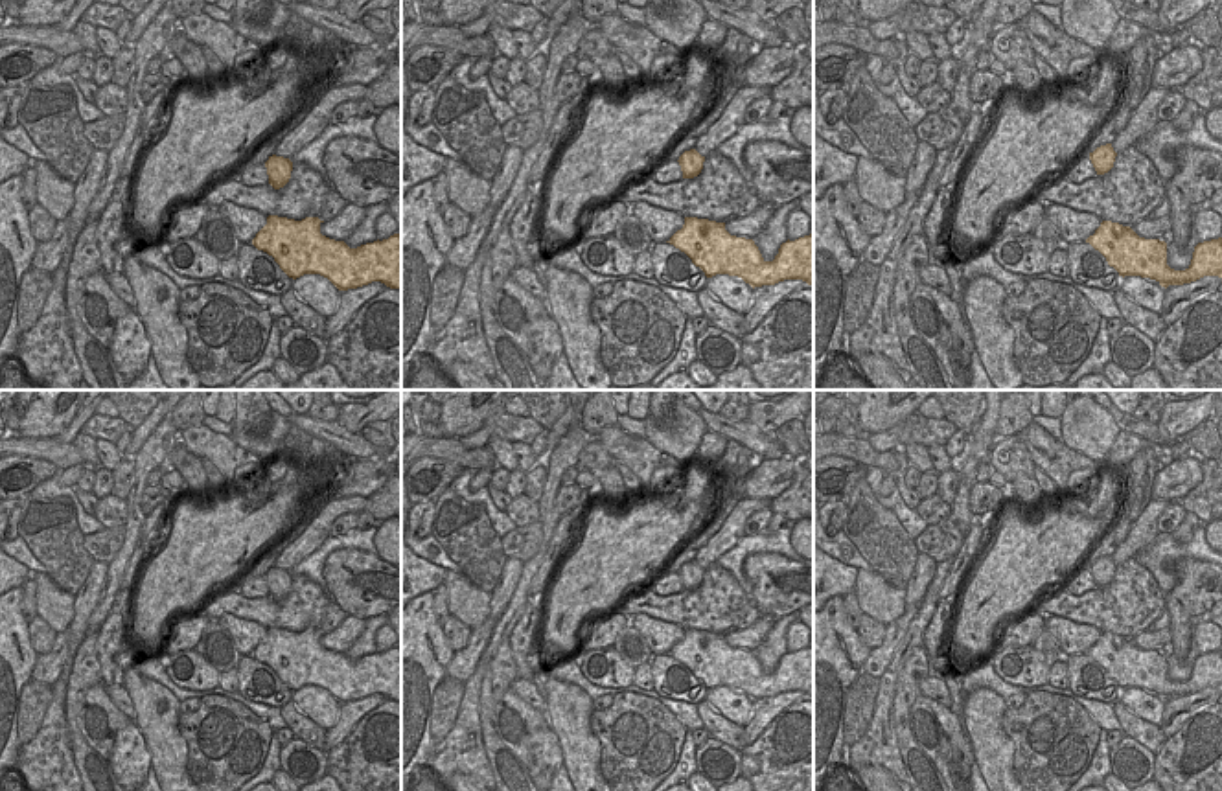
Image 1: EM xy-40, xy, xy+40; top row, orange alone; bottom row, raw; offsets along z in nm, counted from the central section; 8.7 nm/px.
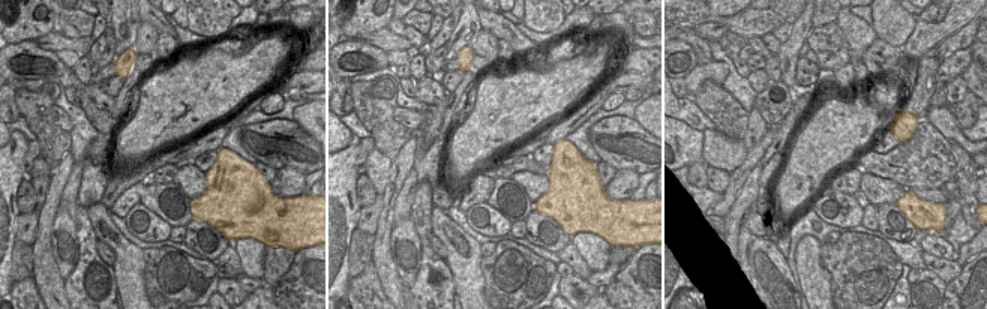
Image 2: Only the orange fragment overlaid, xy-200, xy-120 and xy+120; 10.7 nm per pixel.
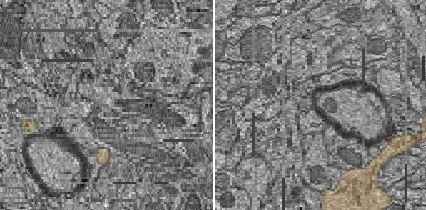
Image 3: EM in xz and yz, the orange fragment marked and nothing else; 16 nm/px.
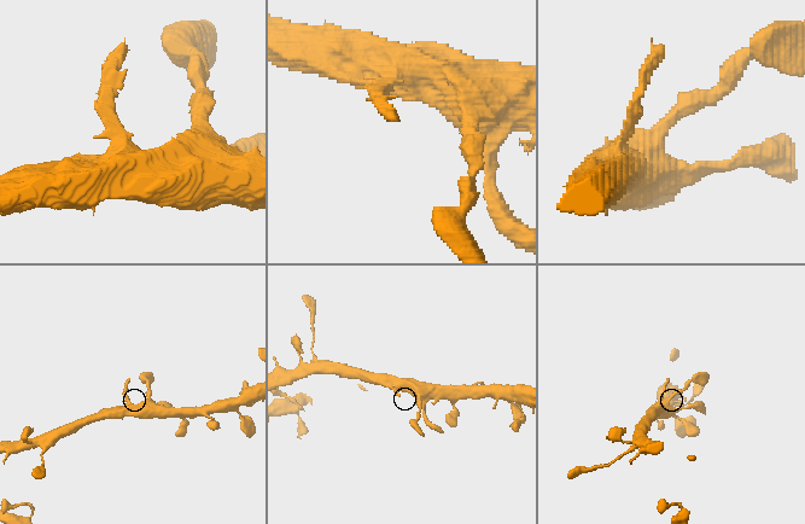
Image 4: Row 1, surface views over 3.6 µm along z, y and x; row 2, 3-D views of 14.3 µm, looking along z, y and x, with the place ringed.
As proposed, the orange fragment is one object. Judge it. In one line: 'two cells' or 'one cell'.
one cell

